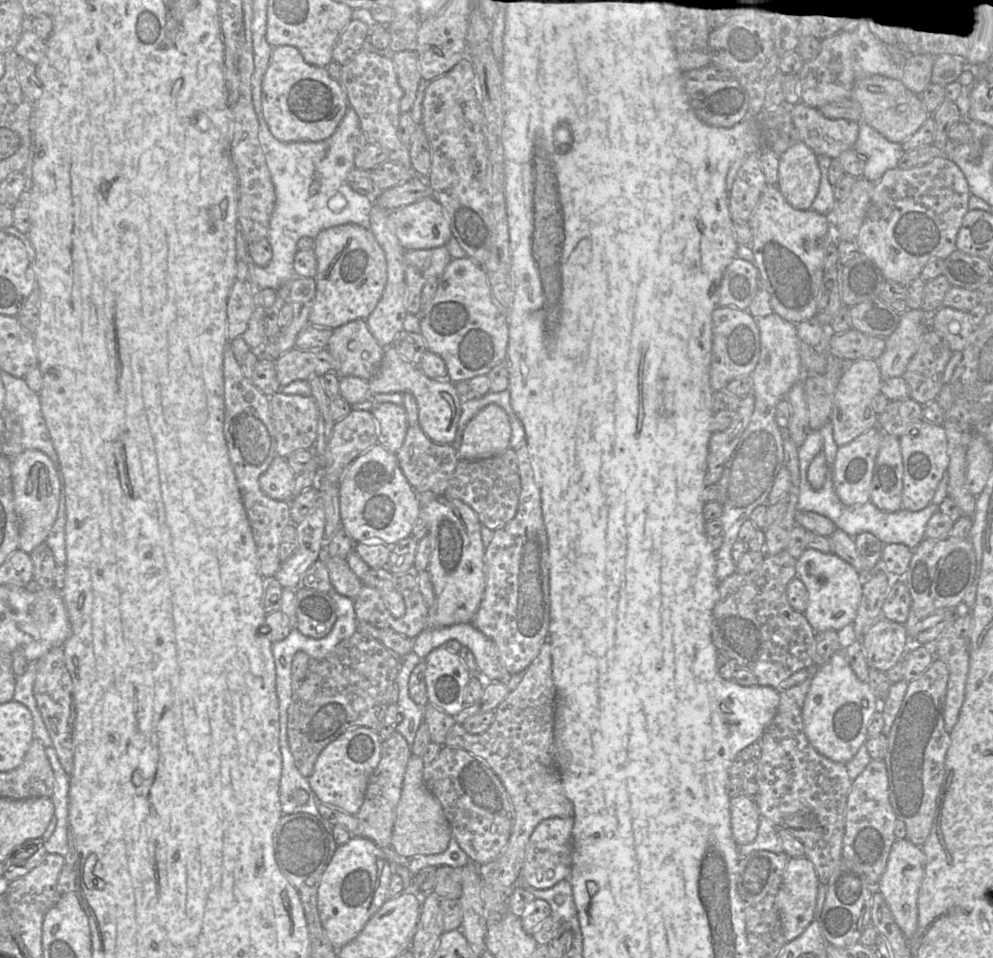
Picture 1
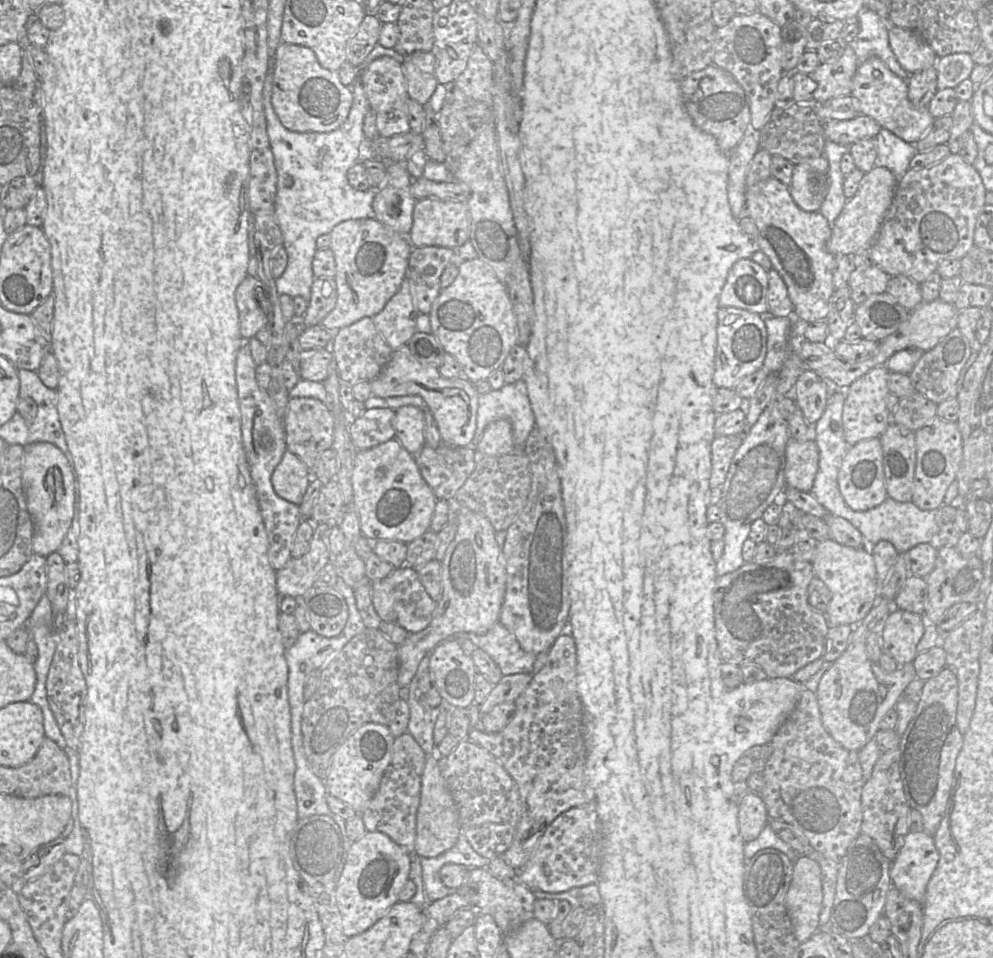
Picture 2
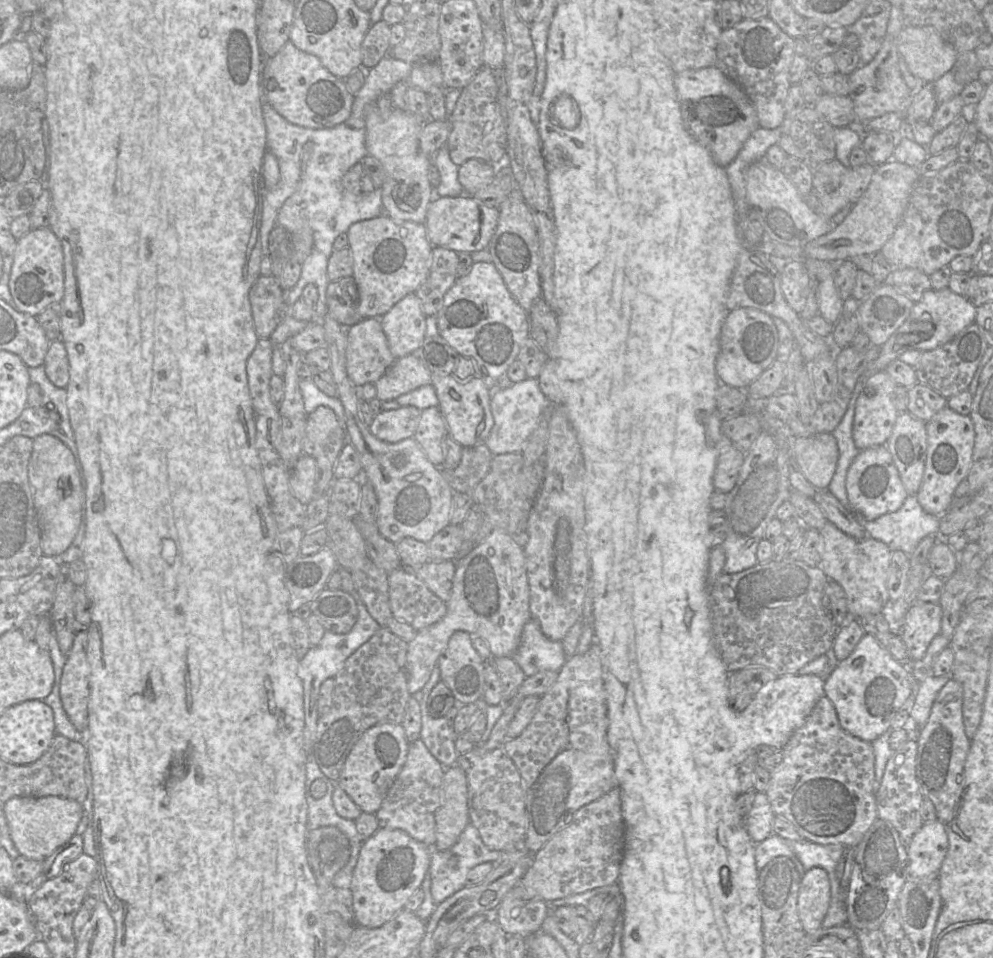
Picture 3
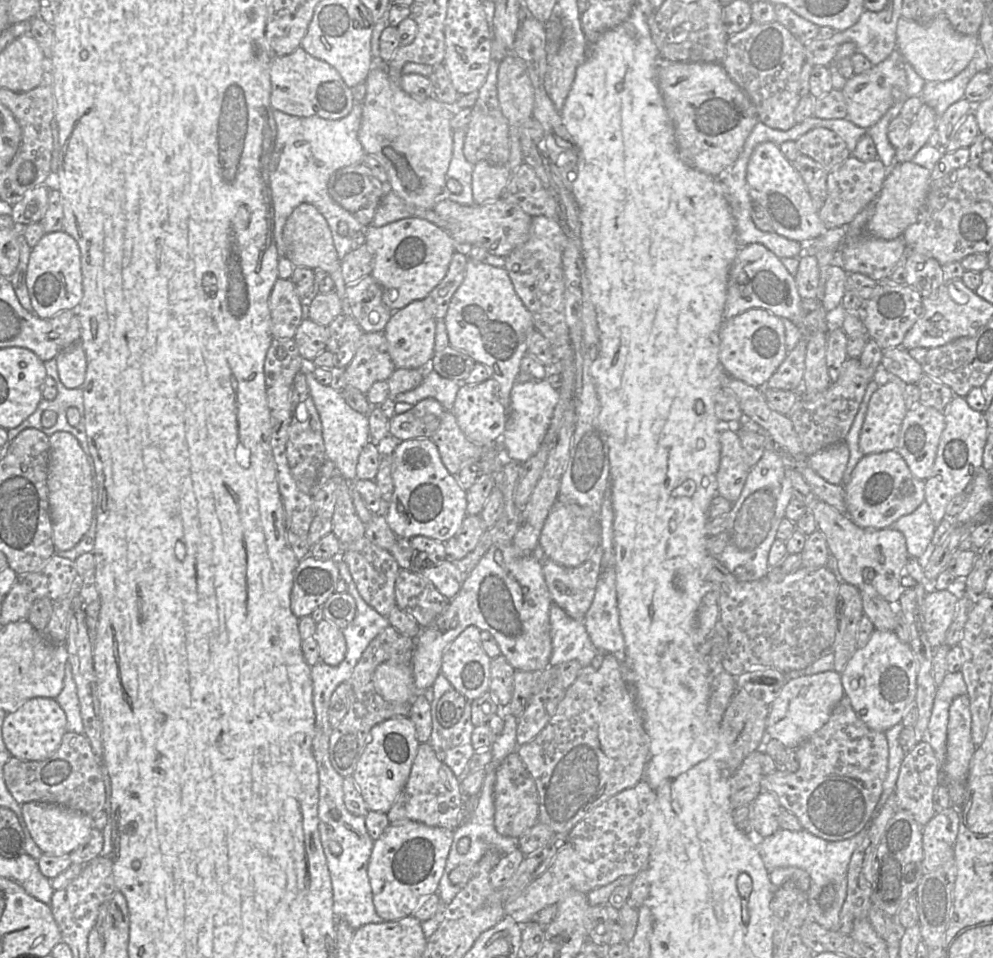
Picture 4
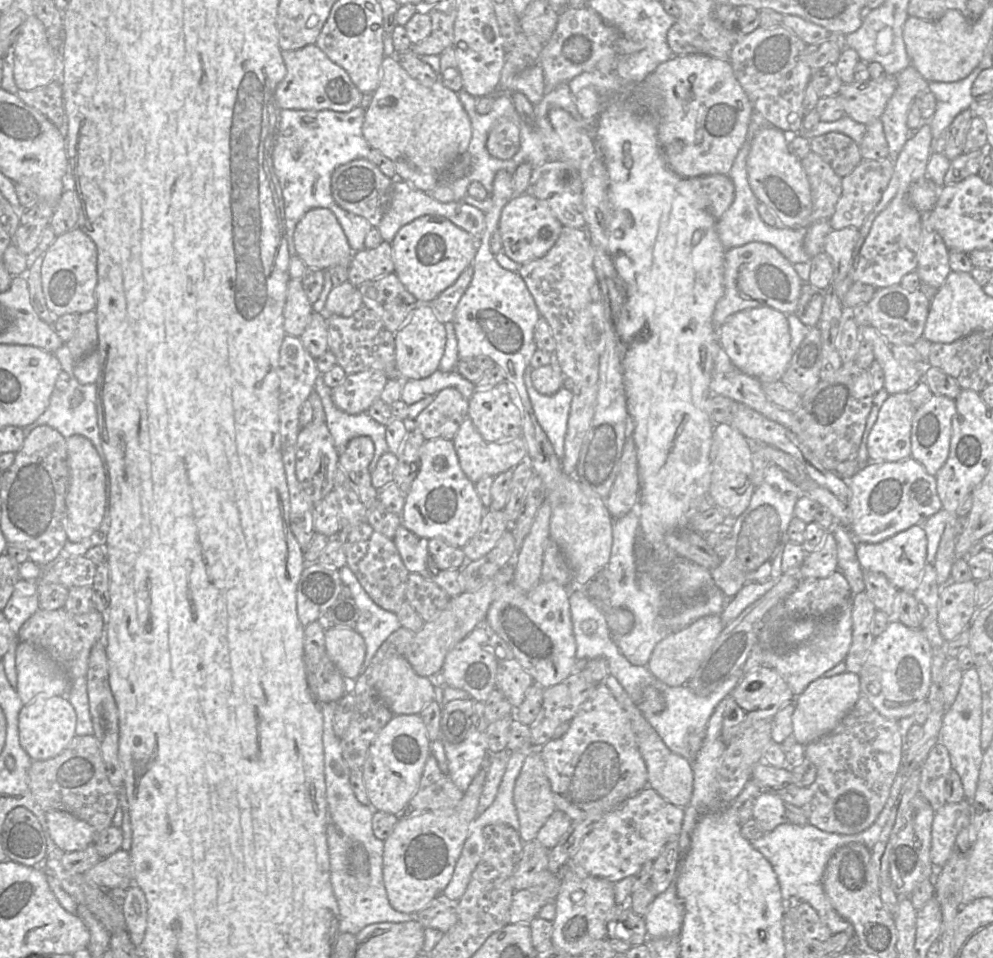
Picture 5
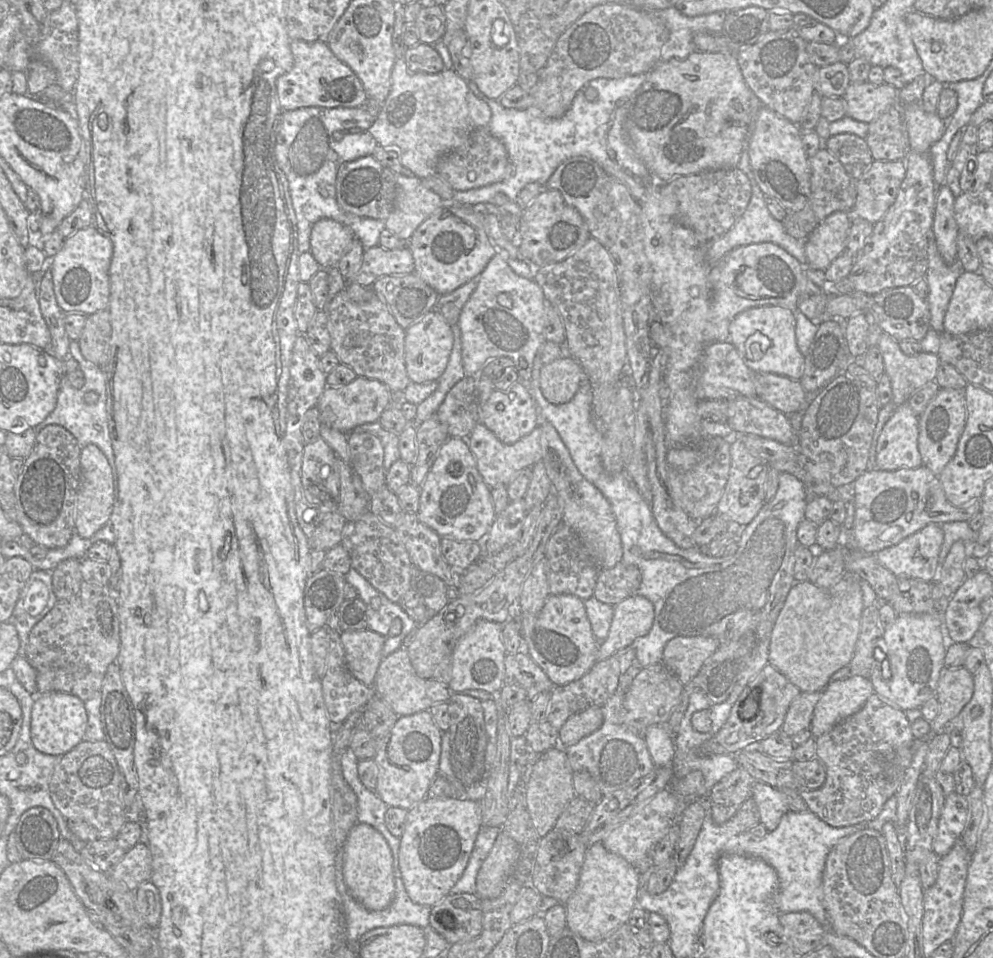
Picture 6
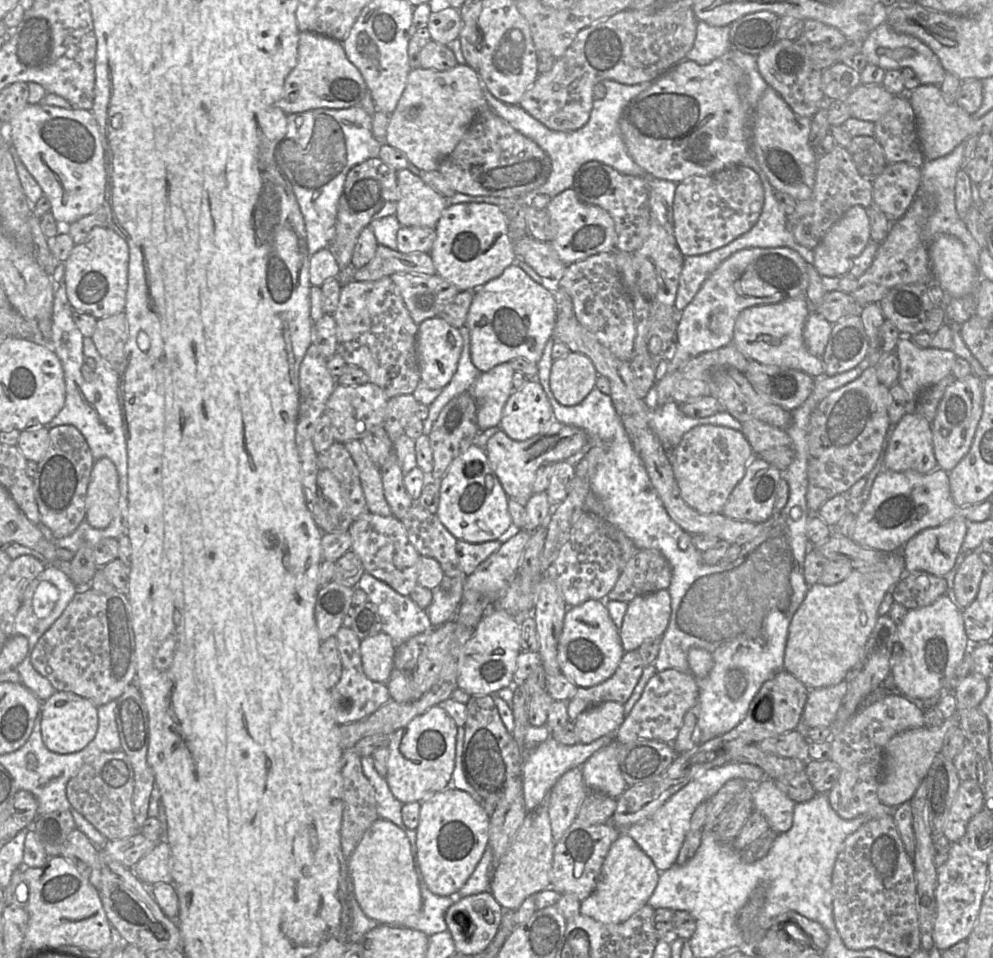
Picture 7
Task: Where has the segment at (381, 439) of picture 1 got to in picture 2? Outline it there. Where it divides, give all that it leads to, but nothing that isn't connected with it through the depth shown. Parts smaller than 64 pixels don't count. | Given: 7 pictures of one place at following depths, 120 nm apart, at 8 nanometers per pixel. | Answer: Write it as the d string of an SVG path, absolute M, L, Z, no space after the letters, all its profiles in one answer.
M404 406L395 410L395 439L411 454L416 455L425 445L425 417L421 408Z

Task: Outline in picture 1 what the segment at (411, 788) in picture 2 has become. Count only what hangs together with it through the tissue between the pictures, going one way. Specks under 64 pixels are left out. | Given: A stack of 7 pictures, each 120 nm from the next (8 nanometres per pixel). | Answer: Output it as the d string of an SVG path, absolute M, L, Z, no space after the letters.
M397 732L392 733L381 745L380 761L369 777L364 801L355 814L362 836L372 840L381 848L390 848L396 807L400 800L407 763L412 756L411 745Z

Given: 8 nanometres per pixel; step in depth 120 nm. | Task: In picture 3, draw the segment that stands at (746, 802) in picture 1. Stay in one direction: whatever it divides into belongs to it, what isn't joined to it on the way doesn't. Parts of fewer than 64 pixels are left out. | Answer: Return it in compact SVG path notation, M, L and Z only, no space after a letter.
M756 792L752 807L743 819L745 830L754 843L760 843L773 834L774 817L765 792Z

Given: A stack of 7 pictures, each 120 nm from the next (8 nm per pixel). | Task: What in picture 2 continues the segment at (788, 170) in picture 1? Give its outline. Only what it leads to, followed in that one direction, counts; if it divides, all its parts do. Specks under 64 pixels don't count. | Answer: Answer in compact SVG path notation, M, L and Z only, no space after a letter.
M824 156L794 165L789 191L800 209L819 211L829 187L828 170L828 161Z

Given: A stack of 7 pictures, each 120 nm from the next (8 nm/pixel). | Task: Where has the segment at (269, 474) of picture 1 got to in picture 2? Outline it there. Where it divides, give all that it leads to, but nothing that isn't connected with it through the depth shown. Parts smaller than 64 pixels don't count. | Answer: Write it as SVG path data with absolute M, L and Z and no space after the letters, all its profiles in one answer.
M286 450L273 471L271 482L279 497L299 505L311 479L307 466L296 455Z

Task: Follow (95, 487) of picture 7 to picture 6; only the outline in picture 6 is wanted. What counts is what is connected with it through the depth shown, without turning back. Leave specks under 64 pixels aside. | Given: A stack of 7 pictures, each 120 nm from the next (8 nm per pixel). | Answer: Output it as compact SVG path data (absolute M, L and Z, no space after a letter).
M94 444L82 447L80 452L81 483L75 514L75 533L90 538L109 521L116 502L116 474L108 459Z

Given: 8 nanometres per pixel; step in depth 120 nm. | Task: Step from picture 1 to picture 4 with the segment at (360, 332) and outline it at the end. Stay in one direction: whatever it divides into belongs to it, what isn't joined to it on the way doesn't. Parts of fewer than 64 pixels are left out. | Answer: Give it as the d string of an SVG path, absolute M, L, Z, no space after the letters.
M365 332L350 364L343 370L344 385L366 394L375 382L386 381L395 370L383 332Z

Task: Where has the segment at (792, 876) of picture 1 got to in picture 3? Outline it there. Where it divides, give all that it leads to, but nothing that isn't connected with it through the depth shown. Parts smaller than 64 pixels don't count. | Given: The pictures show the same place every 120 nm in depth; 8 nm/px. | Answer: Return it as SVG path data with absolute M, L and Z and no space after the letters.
M819 867L807 870L801 880L798 913L809 935L822 927L830 905L831 889L826 871Z

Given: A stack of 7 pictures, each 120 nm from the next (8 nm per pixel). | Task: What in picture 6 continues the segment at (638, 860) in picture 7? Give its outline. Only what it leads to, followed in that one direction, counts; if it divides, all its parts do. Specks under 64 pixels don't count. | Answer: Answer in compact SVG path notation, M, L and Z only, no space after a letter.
M601 842L588 847L578 884L564 903L566 927L585 940L597 942L628 923L636 908L641 873L623 857L608 851Z

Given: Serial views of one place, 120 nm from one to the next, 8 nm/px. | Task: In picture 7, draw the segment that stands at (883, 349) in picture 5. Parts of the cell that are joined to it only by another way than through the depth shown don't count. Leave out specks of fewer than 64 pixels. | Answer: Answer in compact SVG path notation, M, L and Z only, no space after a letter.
M902 336L894 352L900 361L898 383L912 397L951 374L956 359L953 350L920 347Z

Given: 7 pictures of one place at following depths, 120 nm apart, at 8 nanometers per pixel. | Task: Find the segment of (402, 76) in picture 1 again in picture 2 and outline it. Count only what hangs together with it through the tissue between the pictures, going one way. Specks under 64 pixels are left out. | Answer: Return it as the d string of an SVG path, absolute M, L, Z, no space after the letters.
M424 51L409 54L404 57L402 68L409 99L427 104L438 85L434 55Z

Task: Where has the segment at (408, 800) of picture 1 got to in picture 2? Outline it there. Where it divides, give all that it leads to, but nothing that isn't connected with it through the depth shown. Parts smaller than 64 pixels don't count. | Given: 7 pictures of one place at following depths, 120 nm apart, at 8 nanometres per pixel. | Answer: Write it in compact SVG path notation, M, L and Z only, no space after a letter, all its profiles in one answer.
M426 755L421 778L420 803L416 816L414 853L418 857L436 857L452 848L461 833L459 814L448 787L441 776L437 760Z

